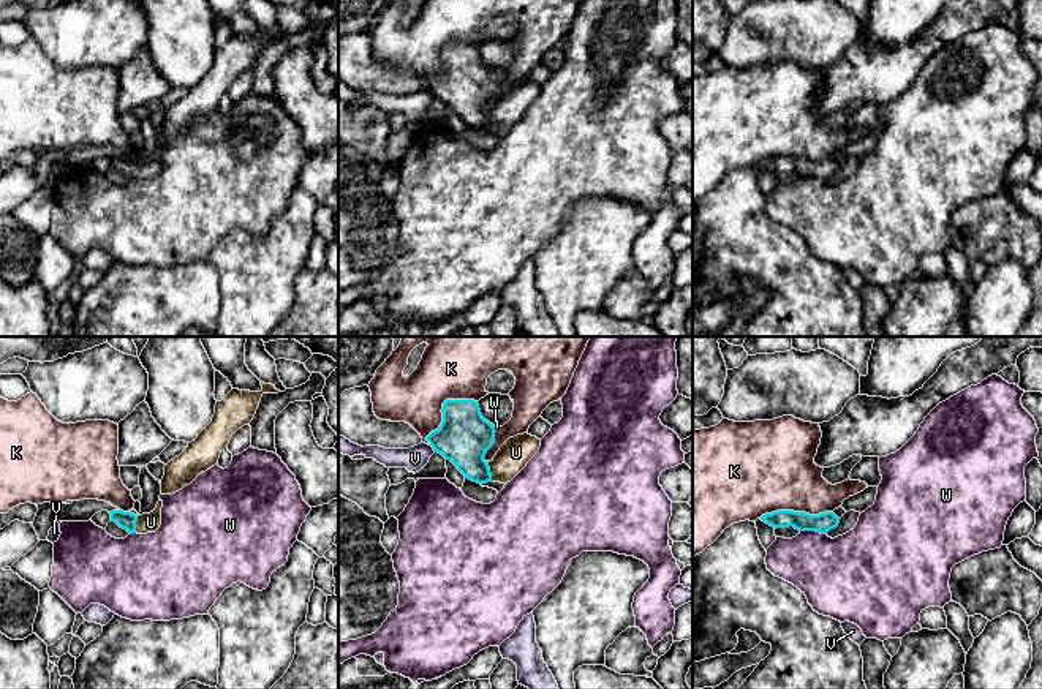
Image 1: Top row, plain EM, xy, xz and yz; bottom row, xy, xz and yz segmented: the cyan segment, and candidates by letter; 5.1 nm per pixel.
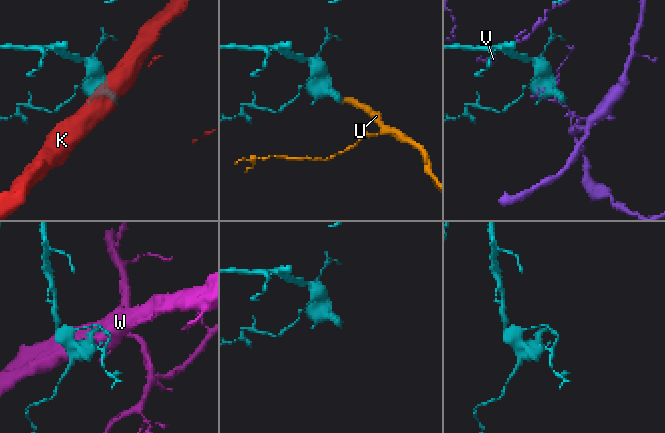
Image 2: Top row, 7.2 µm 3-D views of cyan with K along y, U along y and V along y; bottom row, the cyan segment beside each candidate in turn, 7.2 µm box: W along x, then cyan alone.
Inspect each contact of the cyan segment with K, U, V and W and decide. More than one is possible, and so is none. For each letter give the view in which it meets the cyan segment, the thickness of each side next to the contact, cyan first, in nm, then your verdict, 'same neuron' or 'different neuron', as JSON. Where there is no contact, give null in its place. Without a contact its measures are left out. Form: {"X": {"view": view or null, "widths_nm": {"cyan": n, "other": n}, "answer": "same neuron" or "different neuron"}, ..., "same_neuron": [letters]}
{"K": {"view": "xz", "widths_nm": {"cyan": 280, "other": 260}, "answer": "different neuron"}, "U": {"view": "xz", "widths_nm": {"cyan": 280, "other": 160}, "answer": "same neuron"}, "V": {"view": "xz", "widths_nm": {"cyan": 280, "other": 120}, "answer": "different neuron"}, "W": {"view": "yz", "widths_nm": {"cyan": 100, "other": 360}, "answer": "different neuron"}, "same_neuron": ["U"]}

